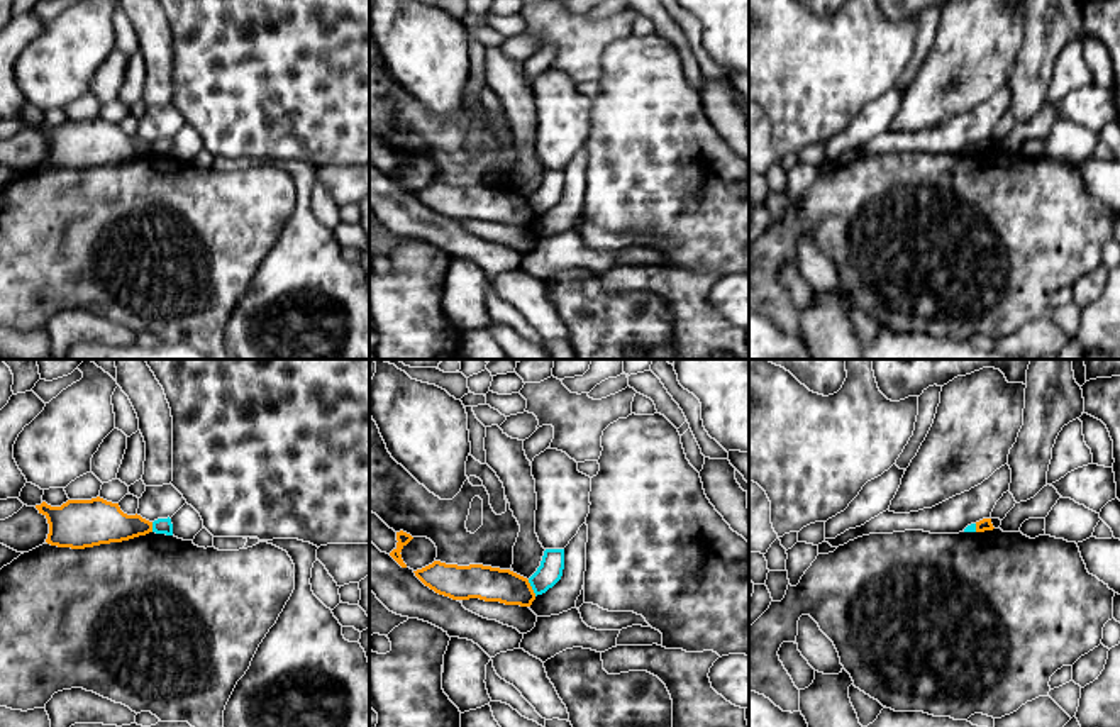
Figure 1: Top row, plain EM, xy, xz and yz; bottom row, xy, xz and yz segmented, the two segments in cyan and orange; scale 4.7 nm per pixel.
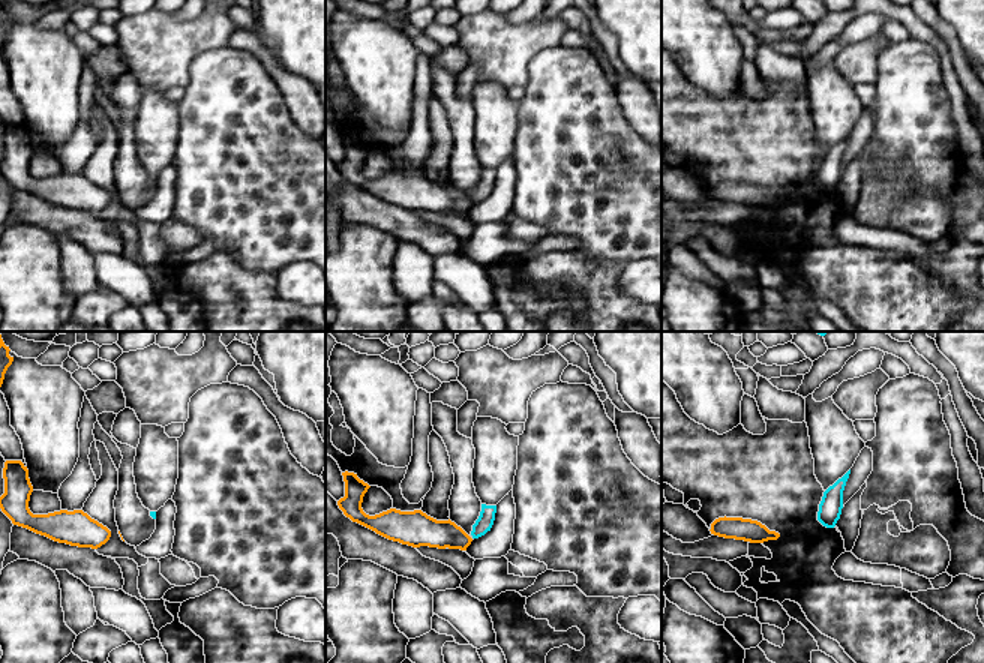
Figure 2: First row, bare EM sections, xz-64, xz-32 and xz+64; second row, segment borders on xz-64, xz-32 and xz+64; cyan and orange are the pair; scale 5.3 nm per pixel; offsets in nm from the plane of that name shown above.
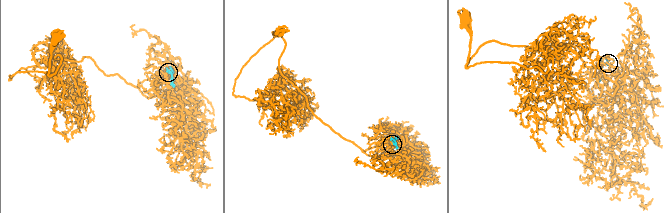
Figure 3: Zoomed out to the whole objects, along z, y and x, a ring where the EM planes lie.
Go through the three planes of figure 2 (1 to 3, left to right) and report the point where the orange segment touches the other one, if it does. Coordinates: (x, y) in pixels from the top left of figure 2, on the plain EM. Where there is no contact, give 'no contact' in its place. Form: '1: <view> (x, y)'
1: no contact
2: no contact
3: no contact

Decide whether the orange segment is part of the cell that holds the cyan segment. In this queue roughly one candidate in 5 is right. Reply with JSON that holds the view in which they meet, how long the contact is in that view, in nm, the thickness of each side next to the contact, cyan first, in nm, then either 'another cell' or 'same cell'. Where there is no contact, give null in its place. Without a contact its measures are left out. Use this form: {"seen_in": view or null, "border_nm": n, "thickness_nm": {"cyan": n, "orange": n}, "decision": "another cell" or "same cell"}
{"seen_in": "xz", "border_nm": 90, "thickness_nm": {"cyan": 120, "orange": 160}, "decision": "another cell"}

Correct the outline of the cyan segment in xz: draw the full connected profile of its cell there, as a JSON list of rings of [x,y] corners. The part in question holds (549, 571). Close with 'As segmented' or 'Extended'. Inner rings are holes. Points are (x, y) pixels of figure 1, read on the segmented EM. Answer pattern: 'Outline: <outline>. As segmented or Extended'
Outline: [[[546,549],[541,566],[529,578],[529,583],[535,597],[552,588],[561,580],[563,569],[564,569],[564,549]]]. As segmented

